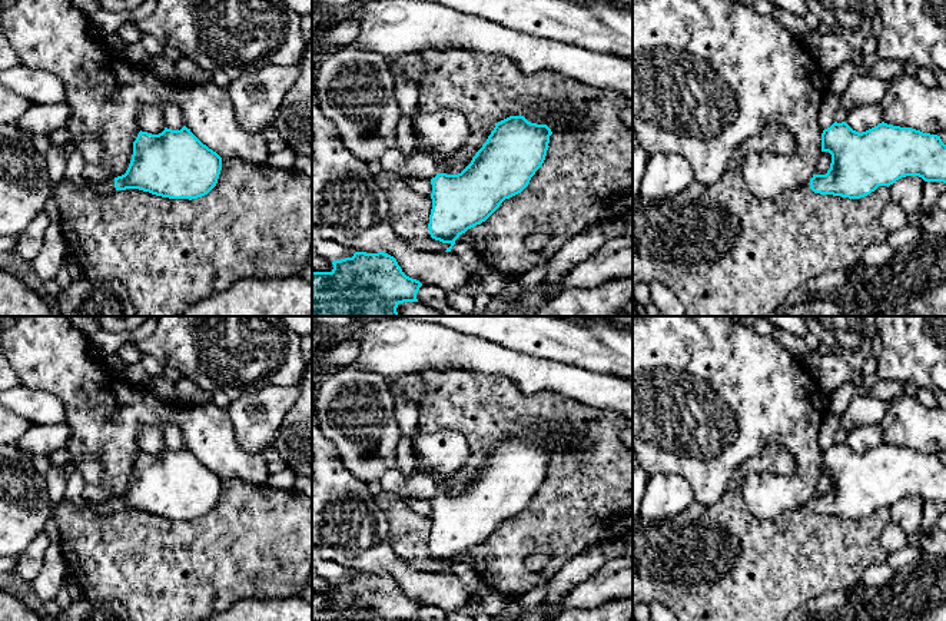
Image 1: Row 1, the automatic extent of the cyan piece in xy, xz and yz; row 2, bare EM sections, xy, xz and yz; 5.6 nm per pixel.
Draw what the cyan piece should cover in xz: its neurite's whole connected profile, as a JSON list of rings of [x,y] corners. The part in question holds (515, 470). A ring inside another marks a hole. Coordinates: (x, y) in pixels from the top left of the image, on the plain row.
[[[509,436],[498,442],[488,456],[487,462],[472,478],[471,484],[458,495],[437,494],[431,499],[432,505],[432,529],[429,535],[429,555],[432,559],[451,567],[445,572],[451,572],[455,561],[468,549],[485,542],[505,521],[521,514],[530,504],[531,498],[545,481],[551,449],[547,445],[528,442],[524,436]]]

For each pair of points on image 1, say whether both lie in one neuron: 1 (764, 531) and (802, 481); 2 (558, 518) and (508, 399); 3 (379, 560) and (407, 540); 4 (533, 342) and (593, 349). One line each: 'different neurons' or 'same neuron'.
1: different neurons
2: same neuron
3: different neurons
4: same neuron

